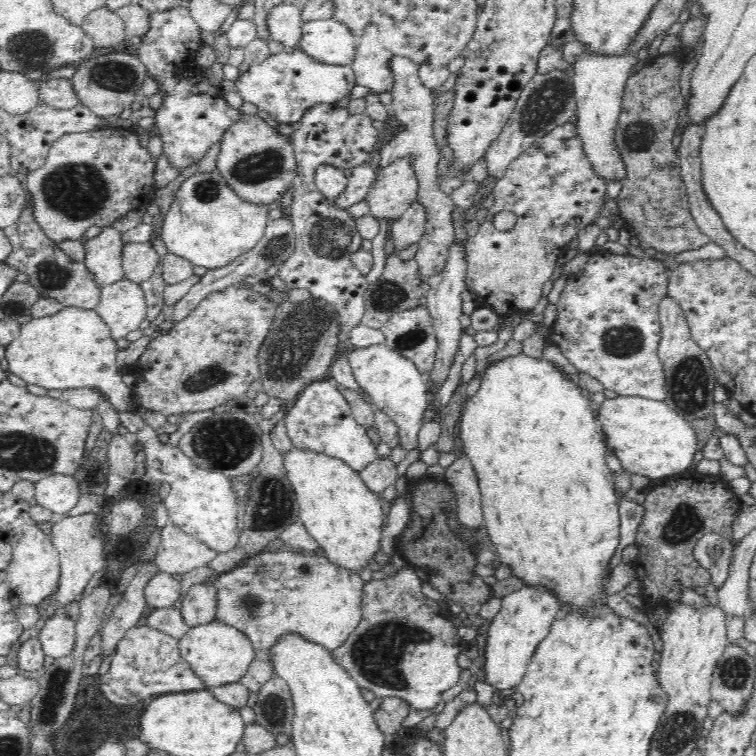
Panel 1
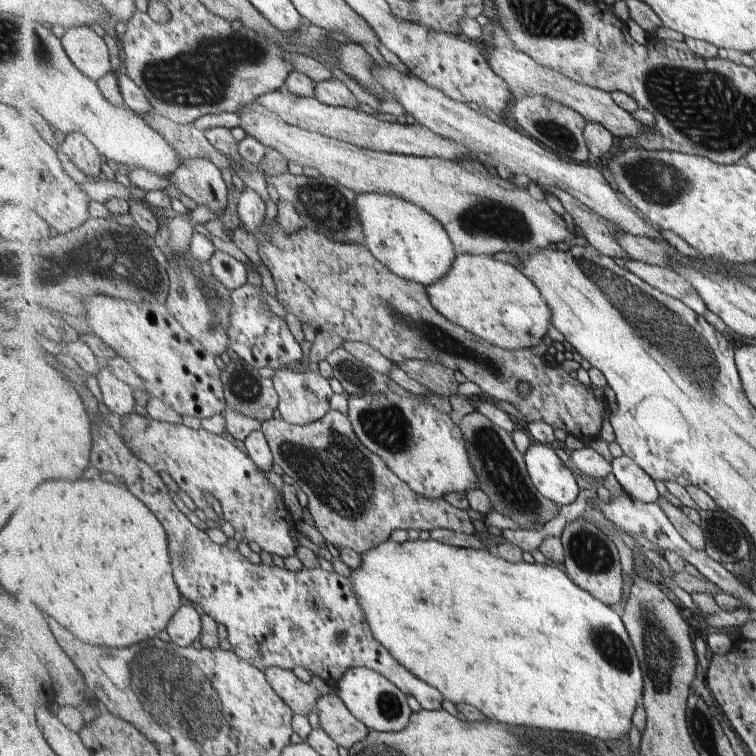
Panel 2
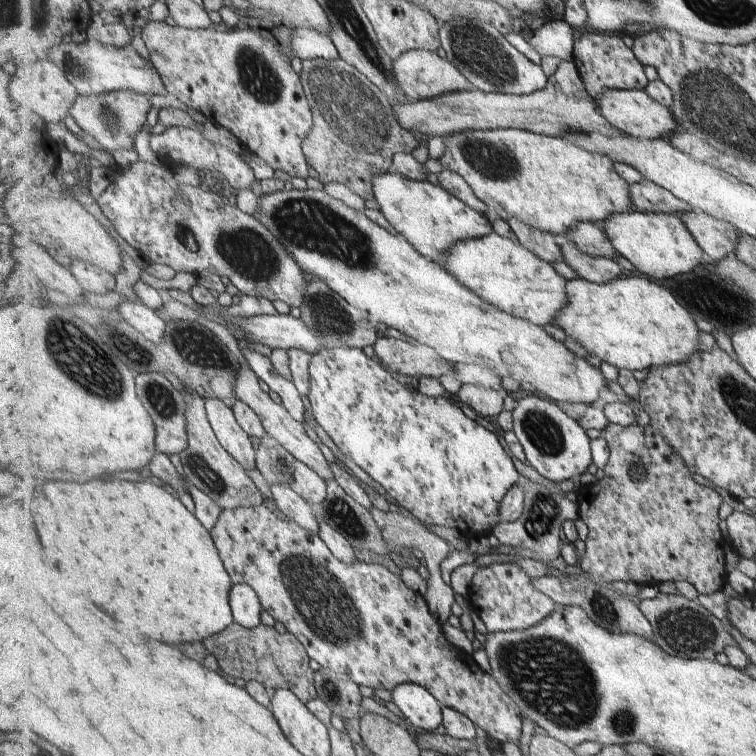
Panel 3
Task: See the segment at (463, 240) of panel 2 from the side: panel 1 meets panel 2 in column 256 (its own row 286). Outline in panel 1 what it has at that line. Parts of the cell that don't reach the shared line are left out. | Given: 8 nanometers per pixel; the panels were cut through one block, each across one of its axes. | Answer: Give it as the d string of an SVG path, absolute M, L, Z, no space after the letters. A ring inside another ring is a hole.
M122 278L101 288L95 312L116 342L124 339L129 332L143 328L147 309L138 284Z

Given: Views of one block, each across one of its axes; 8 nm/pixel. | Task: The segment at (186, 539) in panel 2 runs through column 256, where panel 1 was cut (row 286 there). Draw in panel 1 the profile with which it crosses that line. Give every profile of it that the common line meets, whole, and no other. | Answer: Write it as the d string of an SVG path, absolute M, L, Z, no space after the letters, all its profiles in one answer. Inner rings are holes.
M610 252L594 253L580 272L568 277L556 302L556 320L547 328L547 341L560 347L562 354L578 370L598 380L604 388L620 395L664 400L665 374L663 364L657 358L656 348L660 342L659 305L668 292L666 272L659 257L637 258L629 254L614 256Z

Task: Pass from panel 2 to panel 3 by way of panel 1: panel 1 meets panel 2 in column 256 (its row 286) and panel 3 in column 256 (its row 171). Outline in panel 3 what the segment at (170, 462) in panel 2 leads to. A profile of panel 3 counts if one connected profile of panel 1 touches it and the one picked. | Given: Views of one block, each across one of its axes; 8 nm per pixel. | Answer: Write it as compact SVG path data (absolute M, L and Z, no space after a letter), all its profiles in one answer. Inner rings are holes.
M264 504L252 507L239 506L239 508L235 509L222 509L215 526L211 529L211 533L215 538L221 558L224 560L225 568L227 568L227 572L229 572L229 576L231 576L234 584L248 584L251 588L254 588L257 596L260 596L264 610L274 620L281 622L287 631L297 636L301 640L301 644L304 644L305 648L308 649L310 658L313 658L322 667L331 669L333 672L347 674L353 682L357 682L361 686L369 686L375 690L381 688L392 692L395 688L399 687L399 684L405 682L421 685L423 688L429 689L429 692L432 692L433 696L437 697L442 706L454 708L455 710L459 710L459 712L463 712L465 716L469 716L493 740L497 740L500 744L507 744L507 742L512 742L515 745L519 744L521 728L523 728L523 720L521 720L523 712L521 707L511 700L511 696L505 694L505 689L501 688L492 672L487 673L481 670L481 668L473 663L470 656L467 656L447 640L447 636L443 634L442 624L437 620L436 616L433 616L431 609L428 607L426 597L421 596L419 592L413 592L401 580L399 575L393 574L389 568L381 564L366 564L363 561L347 564L347 562L339 560L328 547L328 544L325 544L325 541L319 536L319 533L310 533L309 530L305 530L303 526L297 524L295 520L283 520L283 518L279 518L271 508L267 508Z

